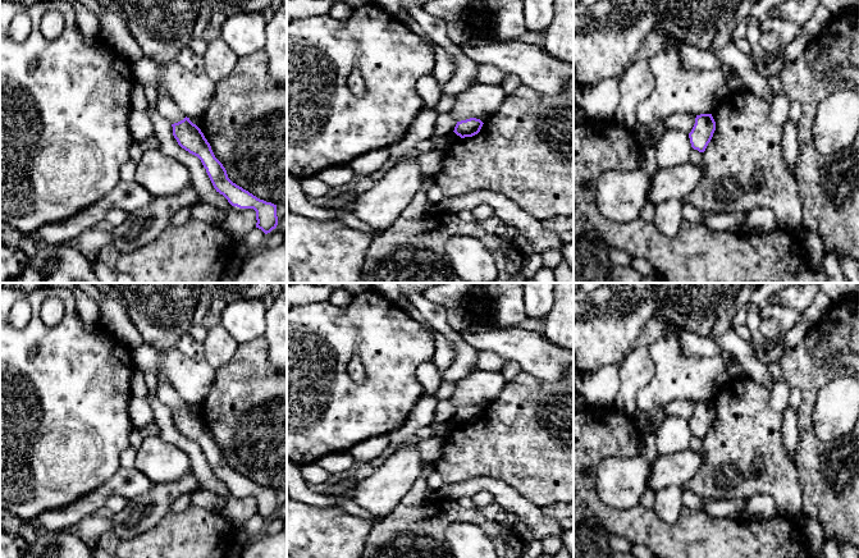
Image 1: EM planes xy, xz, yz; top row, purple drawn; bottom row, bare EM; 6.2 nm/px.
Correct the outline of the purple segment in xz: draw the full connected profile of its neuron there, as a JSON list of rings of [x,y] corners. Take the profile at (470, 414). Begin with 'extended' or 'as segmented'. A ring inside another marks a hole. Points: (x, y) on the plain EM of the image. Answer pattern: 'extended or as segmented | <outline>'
as segmented | [[[470,404],[457,408],[453,418],[461,425],[472,424],[480,418],[483,411],[484,410],[480,406]]]

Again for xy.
as segmented | [[[186,403],[183,407],[172,411],[172,413],[178,431],[201,447],[216,479],[223,481],[234,494],[253,495],[257,507],[256,514],[261,516],[265,521],[277,514],[277,491],[260,486],[233,470],[228,465],[223,450],[215,444],[201,416],[189,404]]]

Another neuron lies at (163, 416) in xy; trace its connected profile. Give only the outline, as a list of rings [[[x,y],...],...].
[[[147,394],[146,401],[152,408],[154,420],[159,427],[157,436],[165,443],[177,445],[187,453],[191,461],[192,472],[200,481],[201,488],[205,488],[225,498],[233,495],[234,493],[232,493],[228,486],[214,475],[201,447],[178,431],[173,422],[172,410],[161,403],[157,397],[151,397]]]

